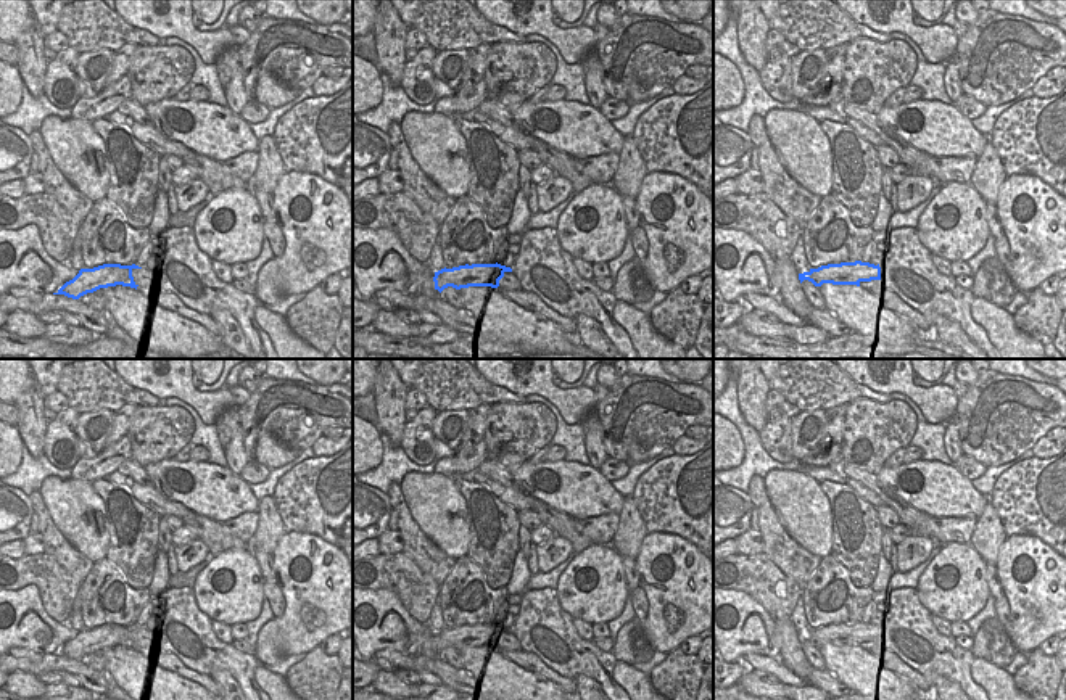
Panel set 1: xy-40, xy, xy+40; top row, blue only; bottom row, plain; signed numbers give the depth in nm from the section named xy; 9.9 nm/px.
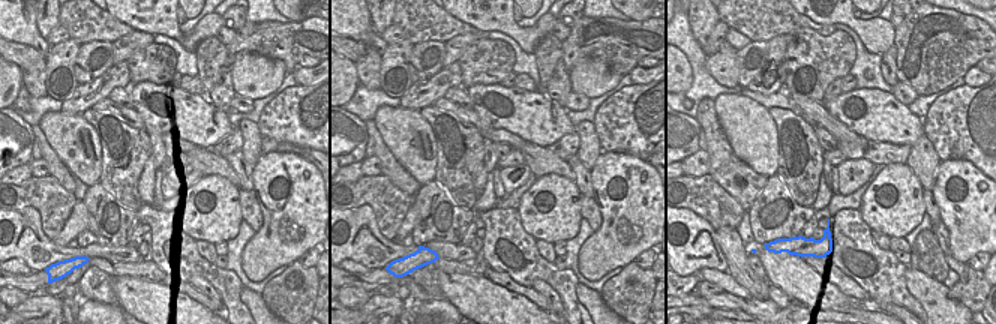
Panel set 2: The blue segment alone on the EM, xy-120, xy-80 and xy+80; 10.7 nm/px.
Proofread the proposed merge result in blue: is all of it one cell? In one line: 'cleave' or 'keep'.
keep

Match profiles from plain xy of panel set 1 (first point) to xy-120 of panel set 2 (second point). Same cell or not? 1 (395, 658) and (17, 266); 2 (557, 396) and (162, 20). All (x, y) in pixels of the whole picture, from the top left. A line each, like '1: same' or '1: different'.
1: same
2: same

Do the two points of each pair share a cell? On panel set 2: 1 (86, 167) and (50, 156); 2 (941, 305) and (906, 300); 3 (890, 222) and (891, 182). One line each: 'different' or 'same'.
1: different
2: different
3: same

